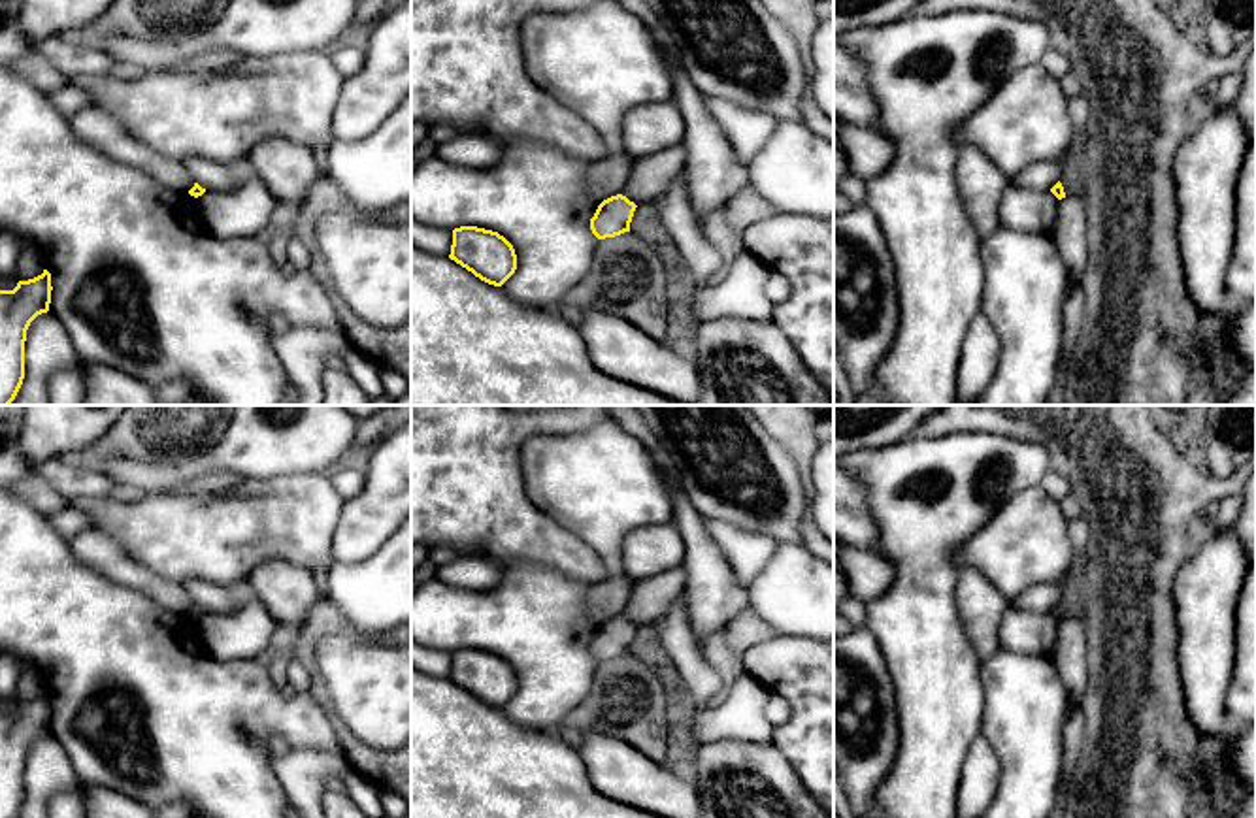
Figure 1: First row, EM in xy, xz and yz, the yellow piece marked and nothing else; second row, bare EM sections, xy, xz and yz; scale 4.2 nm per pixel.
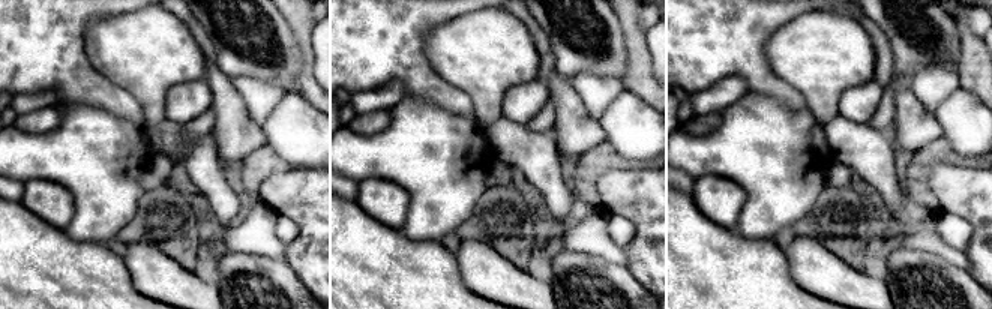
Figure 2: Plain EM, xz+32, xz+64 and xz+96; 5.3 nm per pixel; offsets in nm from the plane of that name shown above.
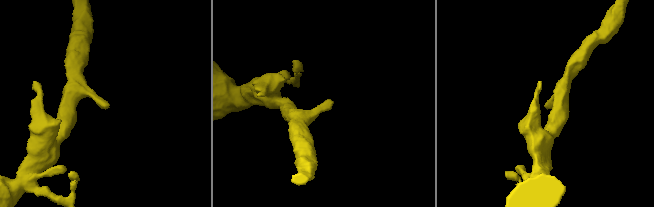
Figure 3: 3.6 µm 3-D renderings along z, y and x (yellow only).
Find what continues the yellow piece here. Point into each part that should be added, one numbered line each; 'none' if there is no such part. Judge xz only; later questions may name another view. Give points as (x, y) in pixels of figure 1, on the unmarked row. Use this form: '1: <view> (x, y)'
none

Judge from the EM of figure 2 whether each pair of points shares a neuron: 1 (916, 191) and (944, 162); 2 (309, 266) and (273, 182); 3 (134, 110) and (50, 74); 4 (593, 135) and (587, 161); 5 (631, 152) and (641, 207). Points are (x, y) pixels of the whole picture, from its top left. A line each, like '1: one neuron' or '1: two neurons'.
1: two neurons
2: one neuron
3: one neuron
4: two neurons
5: two neurons

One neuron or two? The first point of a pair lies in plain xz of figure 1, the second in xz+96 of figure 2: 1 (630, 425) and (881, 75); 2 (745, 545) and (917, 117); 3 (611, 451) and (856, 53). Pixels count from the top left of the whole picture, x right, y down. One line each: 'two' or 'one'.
1: one
2: two
3: one

